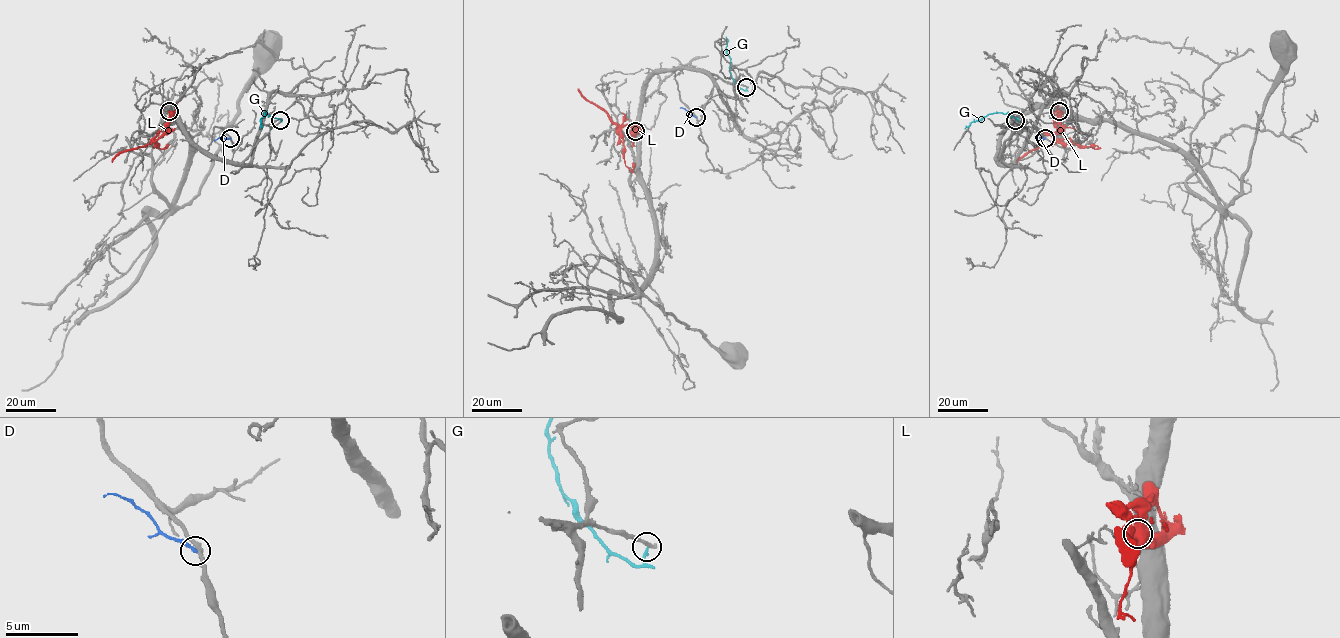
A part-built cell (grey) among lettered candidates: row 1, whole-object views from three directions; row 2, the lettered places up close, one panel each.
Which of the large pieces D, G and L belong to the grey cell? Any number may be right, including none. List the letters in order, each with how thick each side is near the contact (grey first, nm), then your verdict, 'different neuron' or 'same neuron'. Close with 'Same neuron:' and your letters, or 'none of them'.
D: 300/280 nm | different neuron
G: 340/170 nm | different neuron
L: 750/750 nm | different neuron
Same neuron: none of them

